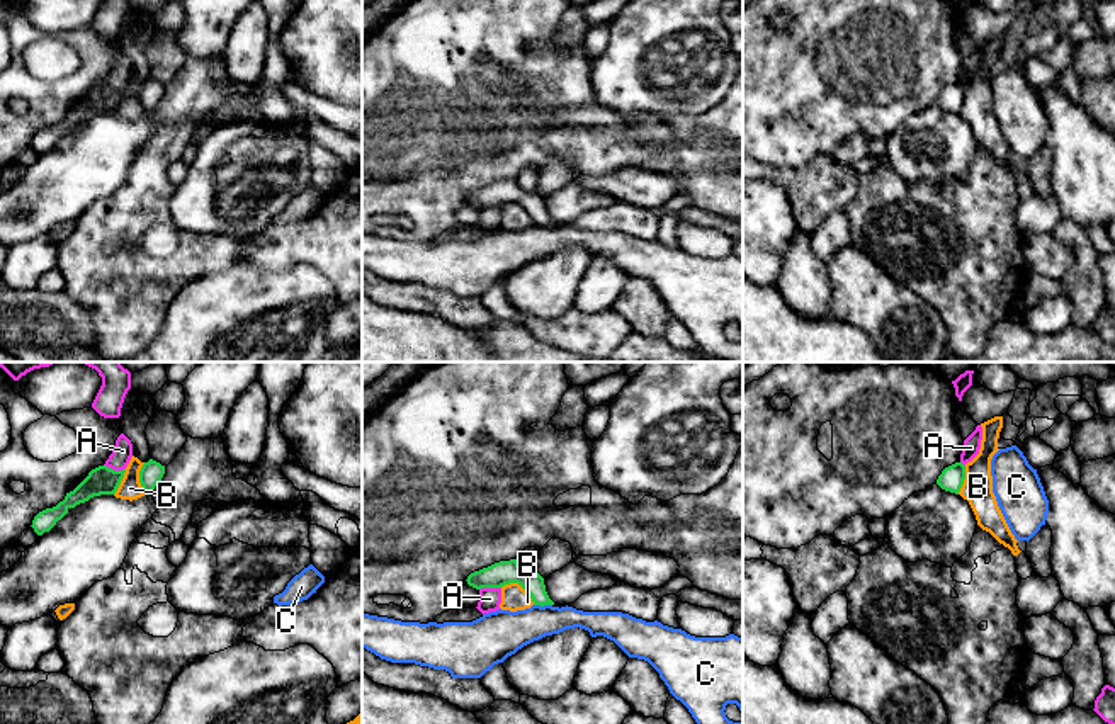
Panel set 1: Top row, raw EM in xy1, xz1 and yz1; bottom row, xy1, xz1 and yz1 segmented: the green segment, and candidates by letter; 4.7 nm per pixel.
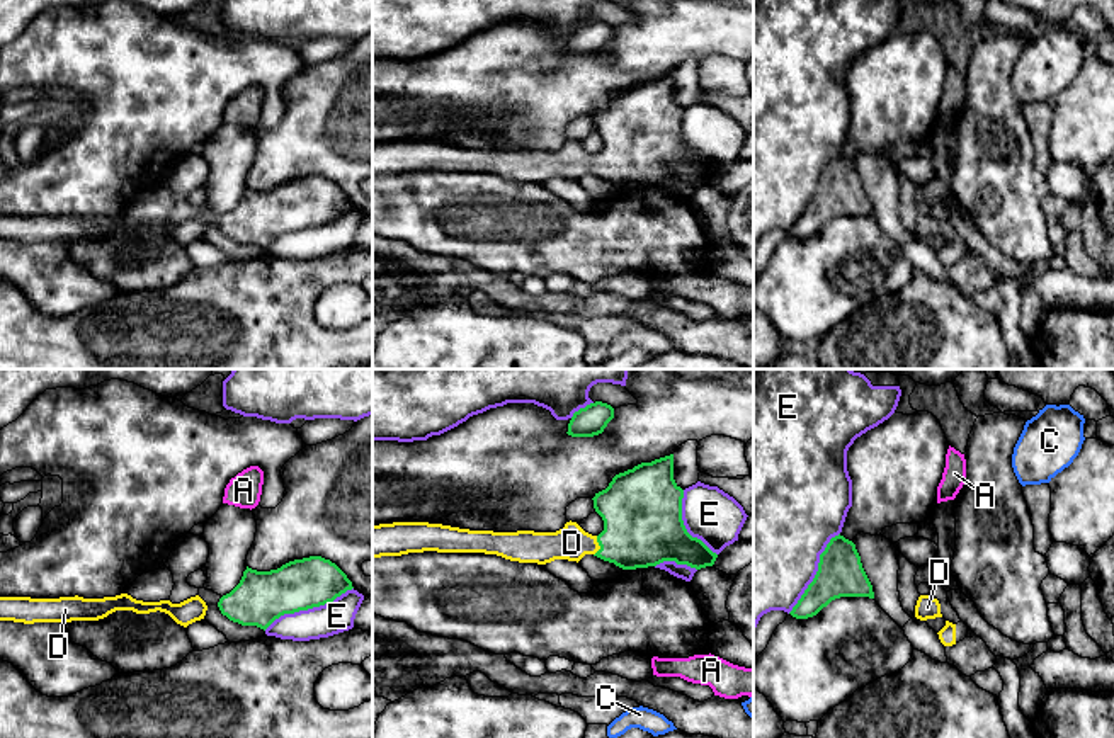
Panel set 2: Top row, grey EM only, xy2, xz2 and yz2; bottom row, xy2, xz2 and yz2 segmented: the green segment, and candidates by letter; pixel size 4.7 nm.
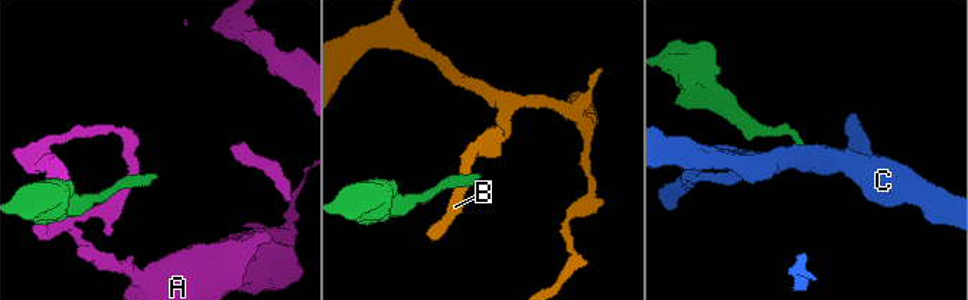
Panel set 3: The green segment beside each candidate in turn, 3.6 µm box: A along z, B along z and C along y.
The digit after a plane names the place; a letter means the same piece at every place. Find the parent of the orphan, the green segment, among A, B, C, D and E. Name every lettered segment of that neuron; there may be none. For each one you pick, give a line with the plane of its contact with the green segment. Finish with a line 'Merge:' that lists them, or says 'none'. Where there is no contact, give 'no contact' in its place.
D: contact in xz2
Merge: D

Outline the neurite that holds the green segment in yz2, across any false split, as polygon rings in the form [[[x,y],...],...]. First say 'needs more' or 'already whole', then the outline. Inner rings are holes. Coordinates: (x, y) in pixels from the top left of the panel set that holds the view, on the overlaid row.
already whole; [[[838,534],[820,554],[813,582],[789,614],[796,619],[808,619],[840,597],[874,599],[874,592],[855,544]]]

